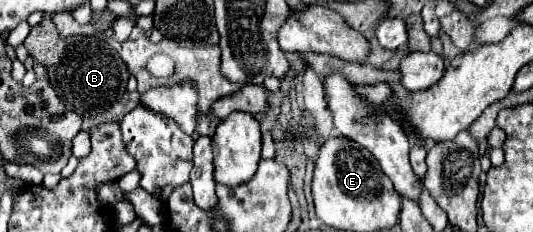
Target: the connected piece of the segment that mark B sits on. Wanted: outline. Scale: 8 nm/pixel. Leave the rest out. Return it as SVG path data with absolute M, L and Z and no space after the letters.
M47 17L41 25L35 25L27 39L25 49L33 59L47 67L51 85L59 93L67 109L93 119L103 115L115 103L119 103L127 91L129 71L123 59L101 39L95 37L61 37L55 23Z

